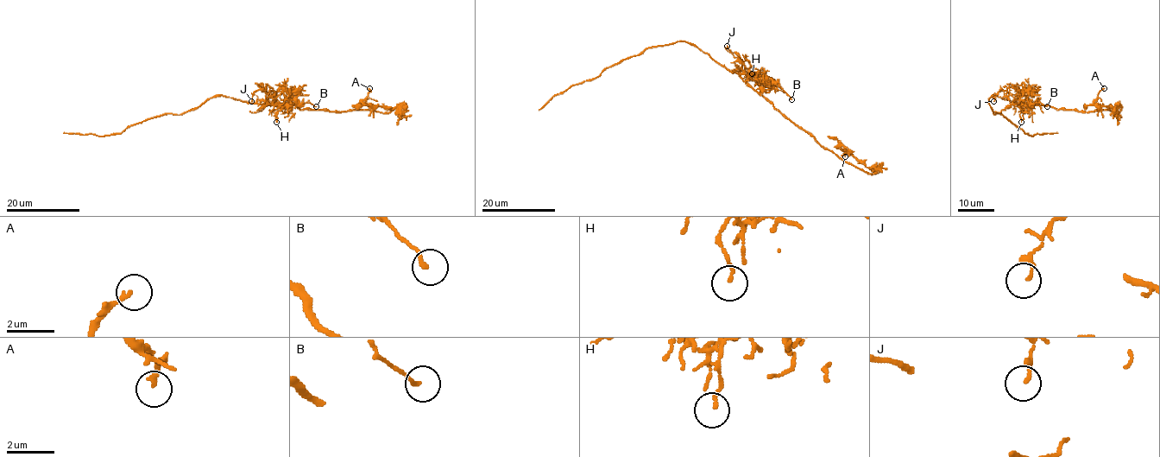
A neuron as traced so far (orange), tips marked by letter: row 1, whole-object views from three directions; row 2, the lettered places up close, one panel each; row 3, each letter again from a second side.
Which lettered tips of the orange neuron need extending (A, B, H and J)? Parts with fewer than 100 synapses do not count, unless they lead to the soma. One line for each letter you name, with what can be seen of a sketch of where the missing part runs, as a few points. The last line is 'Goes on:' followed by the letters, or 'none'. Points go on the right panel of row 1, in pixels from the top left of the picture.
Goes on: none

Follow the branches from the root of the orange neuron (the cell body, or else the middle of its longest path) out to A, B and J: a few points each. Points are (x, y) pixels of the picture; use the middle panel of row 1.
A: (736, 73), (822, 146), (846, 161), (874, 173), (842, 146), (840, 148), (845, 156)
B: (736, 73), (749, 73), (765, 81), (774, 82), (791, 99)
J: (736, 73), (743, 72), (744, 64), (727, 46)

